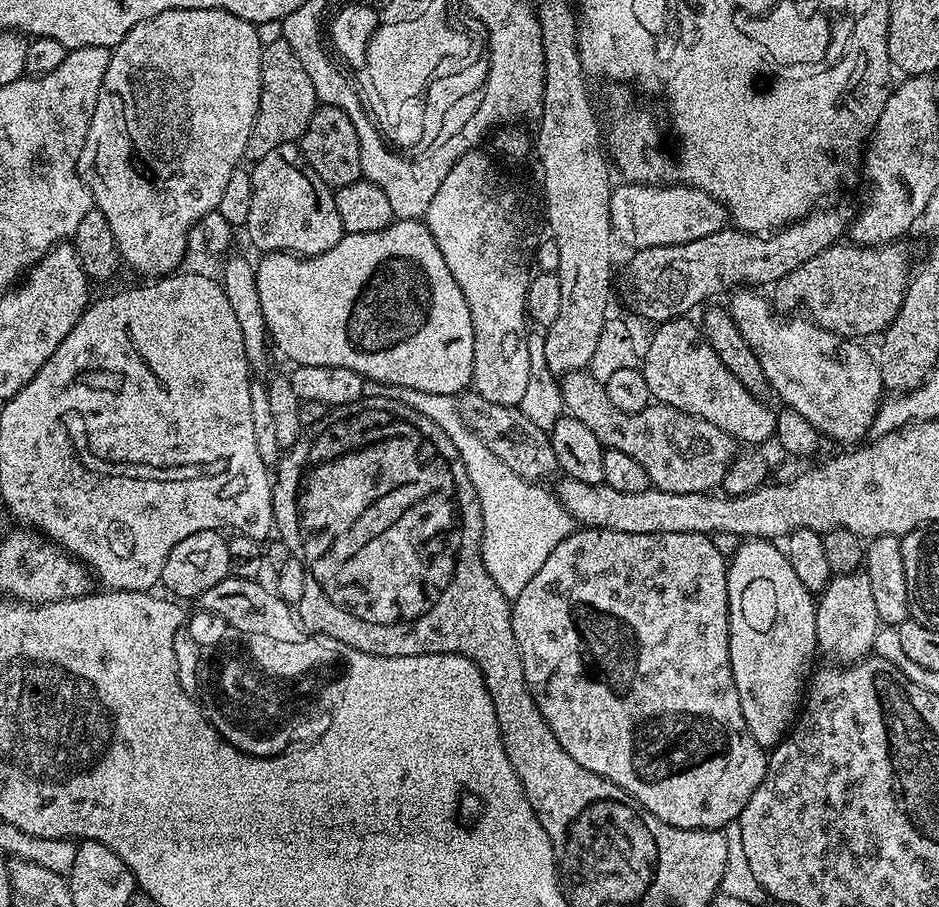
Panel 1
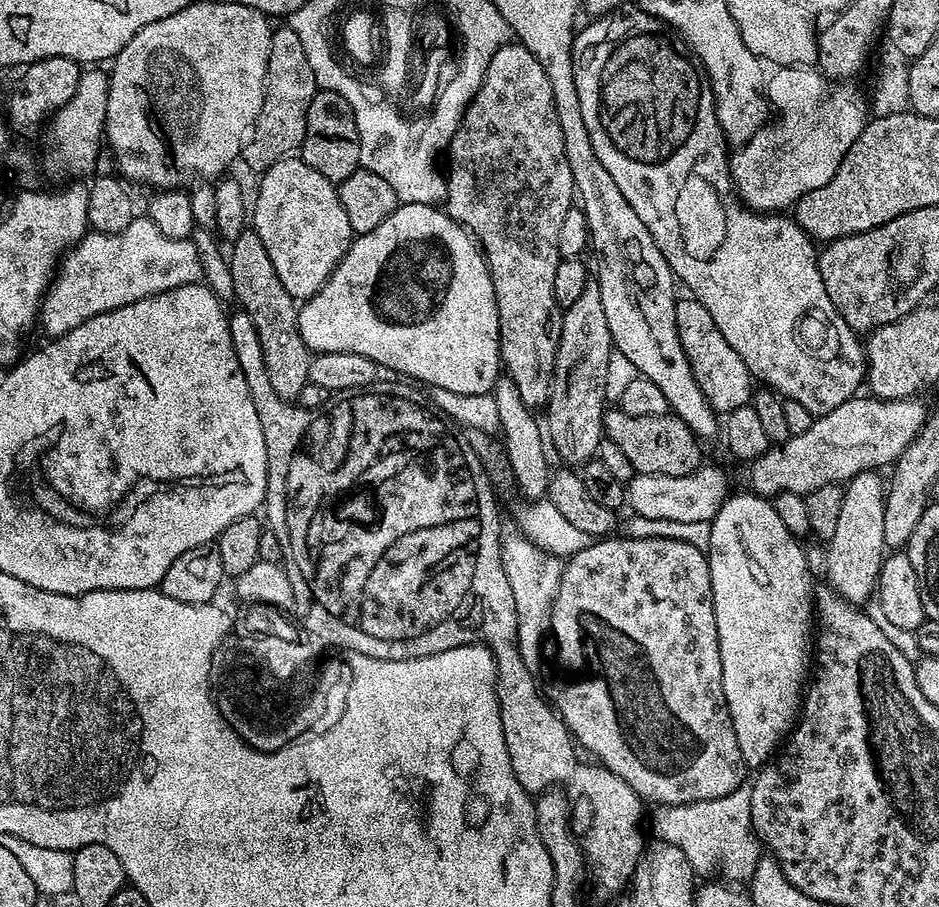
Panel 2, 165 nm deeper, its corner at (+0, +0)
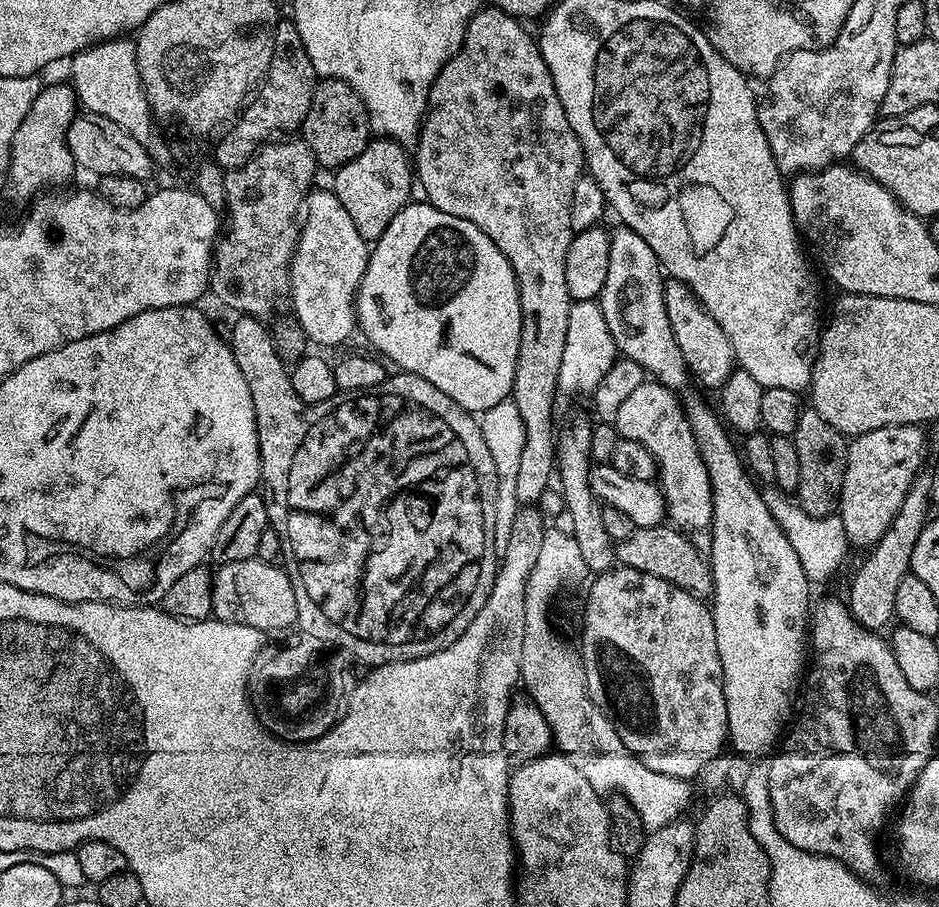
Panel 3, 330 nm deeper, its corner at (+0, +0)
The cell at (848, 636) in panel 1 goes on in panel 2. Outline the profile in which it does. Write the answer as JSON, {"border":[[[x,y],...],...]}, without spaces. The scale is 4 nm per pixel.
{"border":[[[873,470],[847,481],[842,511],[838,513],[838,527],[834,529],[834,538],[826,542],[828,557],[824,564],[828,567],[827,583],[853,606],[864,606],[867,600],[873,599],[876,579],[880,576],[880,567],[886,555],[882,538],[886,484],[880,481],[880,476],[879,471]]]}

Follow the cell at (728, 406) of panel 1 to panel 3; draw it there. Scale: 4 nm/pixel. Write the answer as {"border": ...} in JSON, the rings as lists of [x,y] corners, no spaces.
{"border":[[[665,279],[664,301],[666,314],[670,318],[670,330],[674,330],[674,342],[678,342],[682,350],[682,358],[686,362],[691,379],[695,383],[697,380],[704,388],[719,390],[737,367],[730,338],[726,338],[722,326],[714,322],[714,318],[704,309],[700,299],[690,290],[690,286],[686,286],[681,280]]]}

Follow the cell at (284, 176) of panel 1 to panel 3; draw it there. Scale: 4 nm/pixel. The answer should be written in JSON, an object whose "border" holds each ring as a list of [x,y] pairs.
{"border":[[[313,190],[308,193],[300,236],[296,240],[292,265],[288,267],[288,282],[292,296],[291,315],[313,345],[325,344],[332,348],[335,344],[346,343],[352,331],[357,331],[354,301],[366,274],[369,251],[369,241],[358,234],[335,192]]]}

